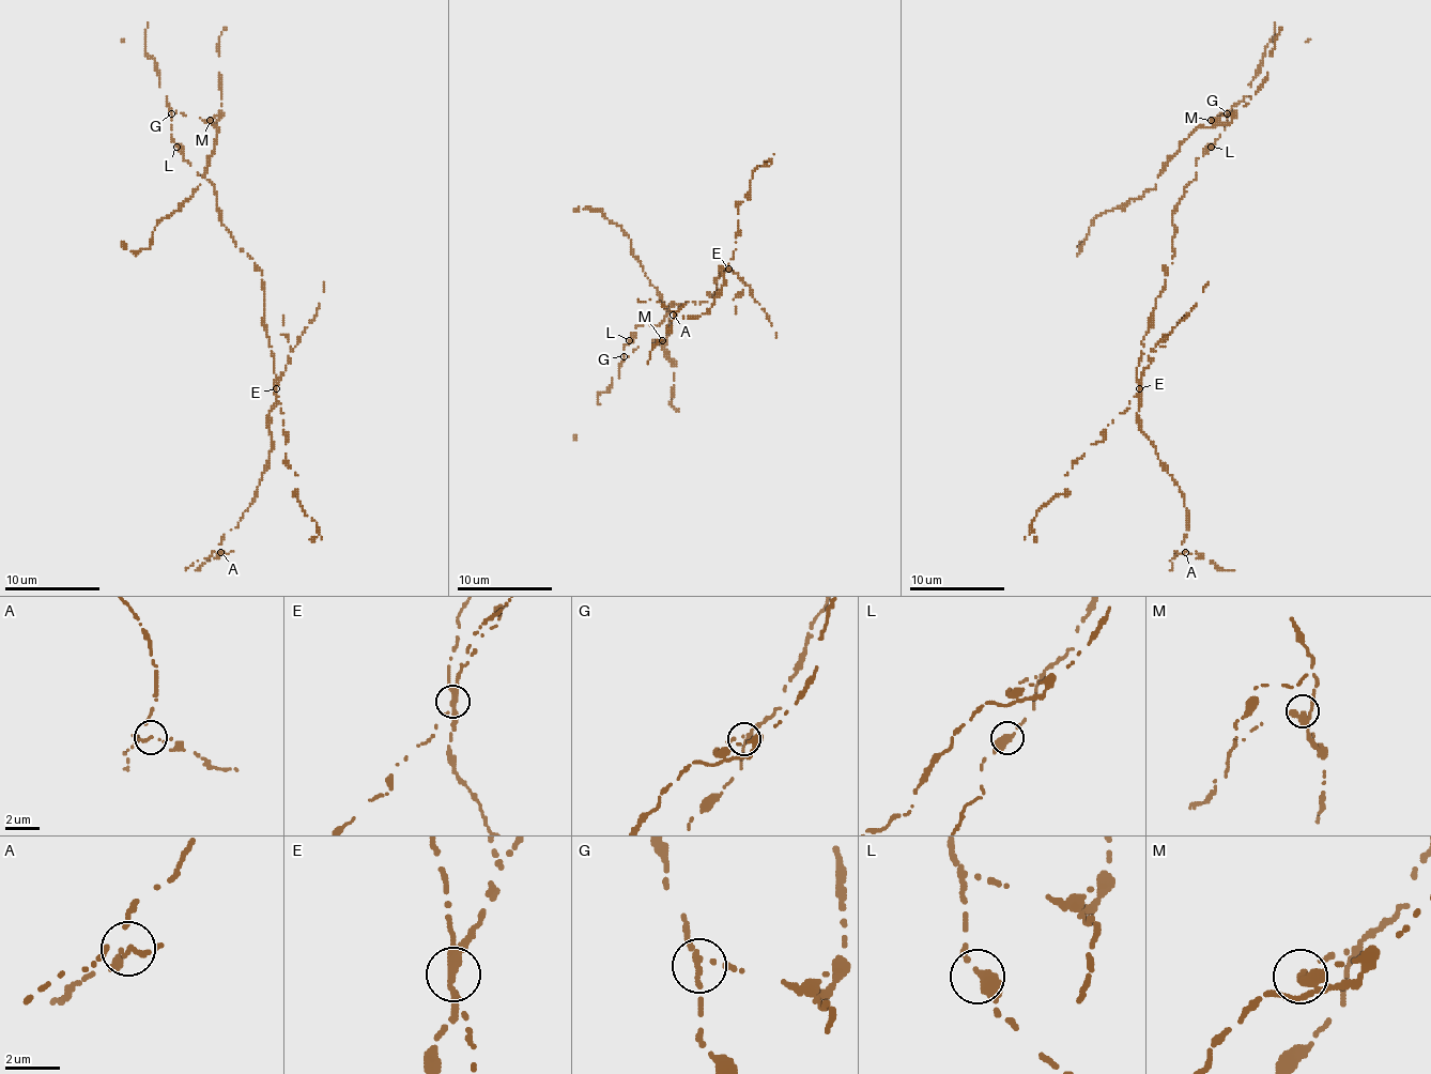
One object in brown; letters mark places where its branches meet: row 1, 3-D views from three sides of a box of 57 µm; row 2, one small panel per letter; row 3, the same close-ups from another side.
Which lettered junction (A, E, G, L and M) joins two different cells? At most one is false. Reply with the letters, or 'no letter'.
E

